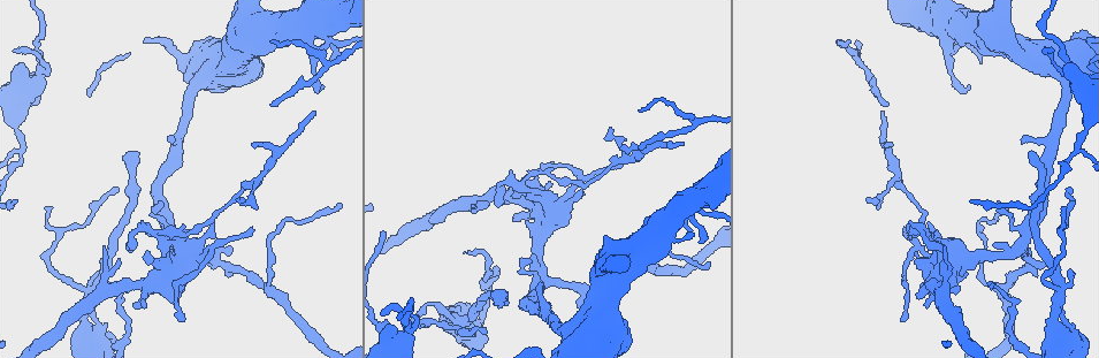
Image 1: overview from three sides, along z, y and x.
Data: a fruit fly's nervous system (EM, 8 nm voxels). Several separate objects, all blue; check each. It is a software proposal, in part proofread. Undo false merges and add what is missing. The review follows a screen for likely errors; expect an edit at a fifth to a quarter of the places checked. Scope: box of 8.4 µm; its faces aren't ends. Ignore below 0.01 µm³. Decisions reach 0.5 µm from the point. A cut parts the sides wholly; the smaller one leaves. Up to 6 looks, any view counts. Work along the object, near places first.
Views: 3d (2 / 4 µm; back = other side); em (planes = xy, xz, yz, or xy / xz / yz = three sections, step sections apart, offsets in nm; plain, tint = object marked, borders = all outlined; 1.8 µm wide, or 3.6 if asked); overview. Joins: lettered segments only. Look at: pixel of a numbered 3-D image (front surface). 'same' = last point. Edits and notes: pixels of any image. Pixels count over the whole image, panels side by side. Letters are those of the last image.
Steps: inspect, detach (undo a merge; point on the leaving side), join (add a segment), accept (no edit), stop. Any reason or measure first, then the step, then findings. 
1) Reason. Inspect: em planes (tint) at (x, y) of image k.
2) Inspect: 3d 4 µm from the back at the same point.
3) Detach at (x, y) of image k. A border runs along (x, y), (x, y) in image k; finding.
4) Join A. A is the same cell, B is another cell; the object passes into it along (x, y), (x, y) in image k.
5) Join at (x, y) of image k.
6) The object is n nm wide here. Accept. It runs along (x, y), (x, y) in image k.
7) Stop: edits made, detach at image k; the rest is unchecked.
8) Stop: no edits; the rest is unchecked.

A fork. Inspect: 3d 2 µm at (85, 294) of image 1.

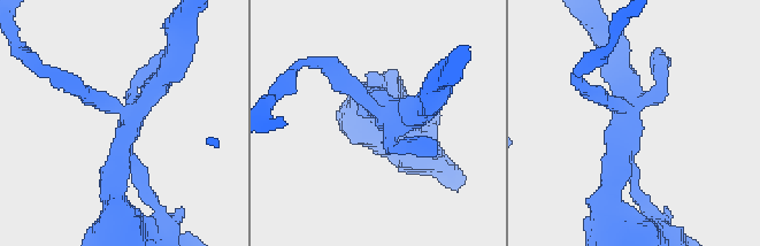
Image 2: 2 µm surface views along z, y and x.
3 arms meet here. Inspect: em planes (borders) at (124, 117) of image 2.

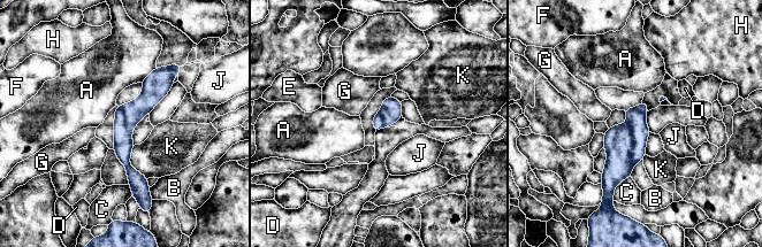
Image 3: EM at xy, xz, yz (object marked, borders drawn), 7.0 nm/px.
The object is 150 nm wide here. Detach at (640, 131) of image 3. A, B, C, D, E, F, G, H, J and K are other cells; the part that leaves runs along (117, 109), (123, 156), (138, 187) in image 3; two neurons meet here.

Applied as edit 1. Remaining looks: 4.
Inspect: overview.

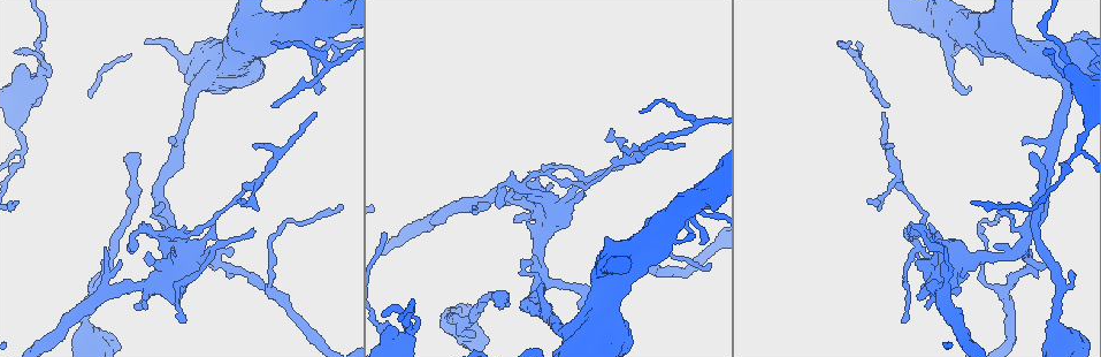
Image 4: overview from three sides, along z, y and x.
Three-way junction. Inspect: em planes (borders) at (154, 234) of image 4.

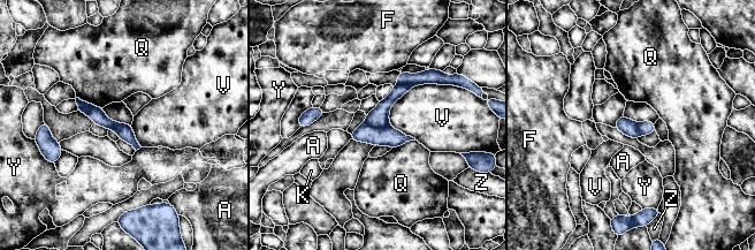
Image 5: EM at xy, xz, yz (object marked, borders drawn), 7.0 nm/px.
The object is 110 nm wide here. Detach at (379, 118) of image 5. A, F, K, Q, V, Y and Z are other cells; a second neuron is stuck on.

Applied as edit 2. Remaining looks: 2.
Stop: edits made, detach at image 3, detach at image 5; the rest is unchecked.

